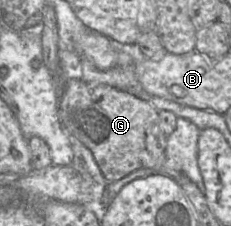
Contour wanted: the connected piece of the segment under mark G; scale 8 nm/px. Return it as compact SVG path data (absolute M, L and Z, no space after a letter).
M71 79L60 96L59 120L72 140L80 141L92 152L107 182L118 181L141 168L160 172L164 165L167 136L160 126L159 111L126 91Z

